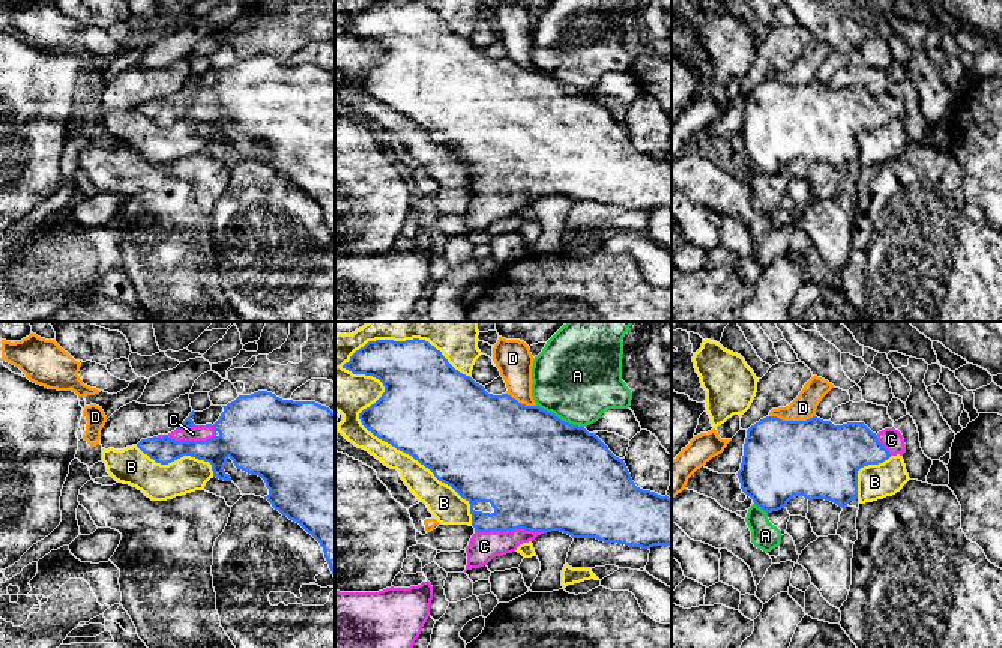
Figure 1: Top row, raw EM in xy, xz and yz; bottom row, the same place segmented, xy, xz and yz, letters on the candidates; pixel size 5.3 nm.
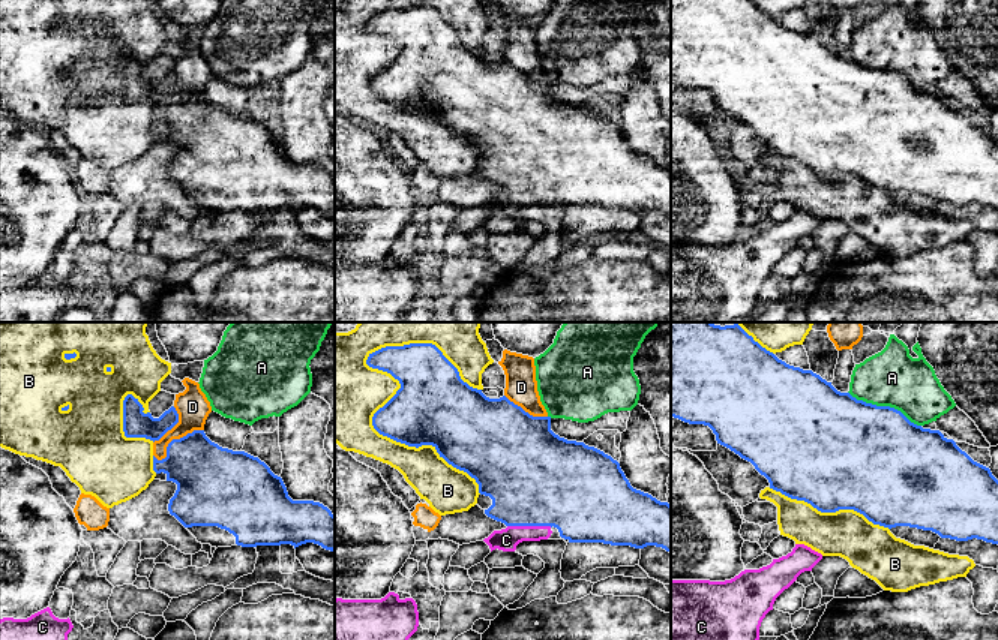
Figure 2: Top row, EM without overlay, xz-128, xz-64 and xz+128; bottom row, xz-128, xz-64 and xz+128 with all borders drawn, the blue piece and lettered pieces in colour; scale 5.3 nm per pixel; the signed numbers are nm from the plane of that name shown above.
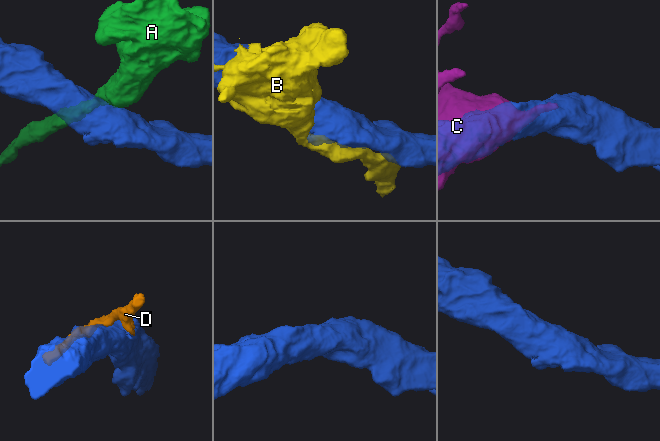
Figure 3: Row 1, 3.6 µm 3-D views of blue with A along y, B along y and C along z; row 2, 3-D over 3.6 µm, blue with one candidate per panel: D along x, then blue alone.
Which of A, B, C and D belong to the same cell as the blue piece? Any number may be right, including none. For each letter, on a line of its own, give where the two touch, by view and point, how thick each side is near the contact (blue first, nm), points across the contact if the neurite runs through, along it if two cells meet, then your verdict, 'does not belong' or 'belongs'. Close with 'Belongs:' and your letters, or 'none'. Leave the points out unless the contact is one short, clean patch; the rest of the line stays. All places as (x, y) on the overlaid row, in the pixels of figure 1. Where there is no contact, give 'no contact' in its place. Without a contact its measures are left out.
A: meets blue in xz at (559, 418); 500 nm thick on the blue side, 480 nm on the other; does not belong
B: meets blue in xz at (371, 432); 400 nm thick on the blue side, 220 nm on the other; does not belong
C: meets blue in xy at (187, 441); 170 nm thick on the blue side, 80 nm on the other; runs through xy (233, 441), (187, 441), (193, 433); belongs
D: meets blue in yz at (792, 421); 420 nm thick on the blue side, 140 nm on the other; border along yz (769, 415), (783, 420), (808, 420), (814, 417); does not belong
Belongs: C

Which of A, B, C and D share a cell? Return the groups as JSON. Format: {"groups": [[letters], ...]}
{"groups": [["A"], ["B"], ["C"], ["D"]]}

